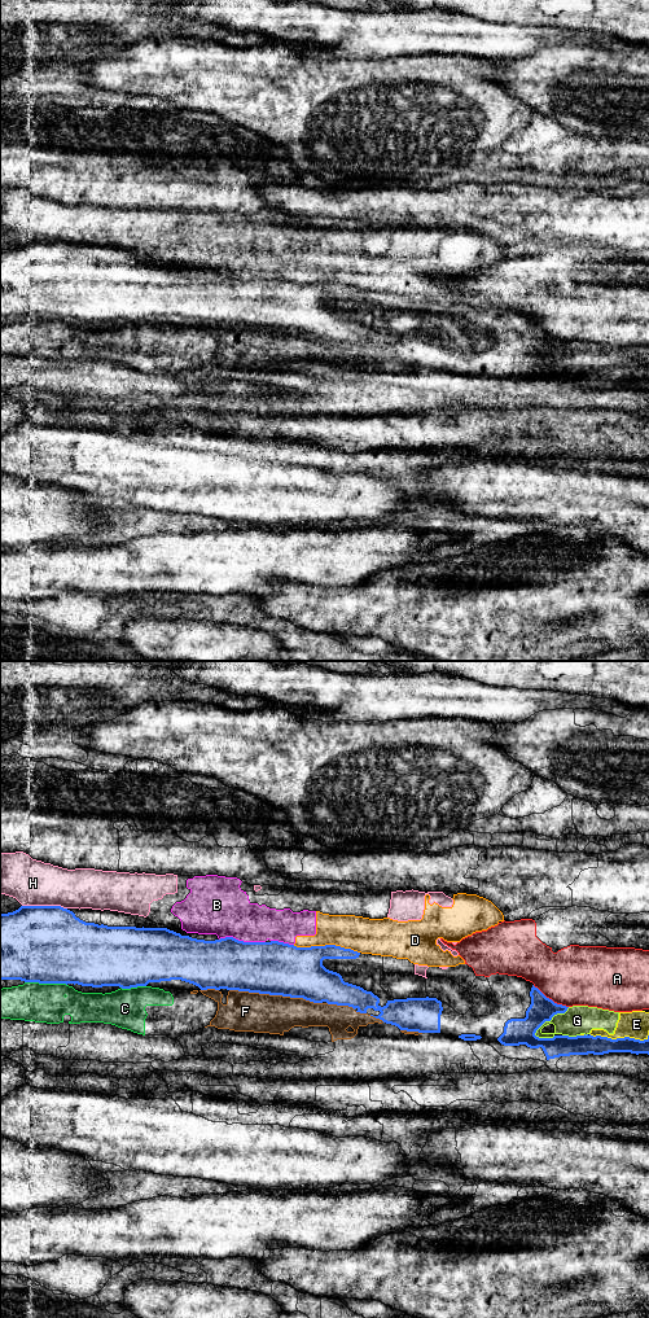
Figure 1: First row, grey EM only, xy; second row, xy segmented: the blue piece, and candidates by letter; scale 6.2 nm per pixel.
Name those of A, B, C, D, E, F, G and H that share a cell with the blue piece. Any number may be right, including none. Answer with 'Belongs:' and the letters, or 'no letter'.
Belongs: no letter

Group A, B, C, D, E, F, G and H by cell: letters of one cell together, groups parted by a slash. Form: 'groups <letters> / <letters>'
groups A / B D H / C E F G

